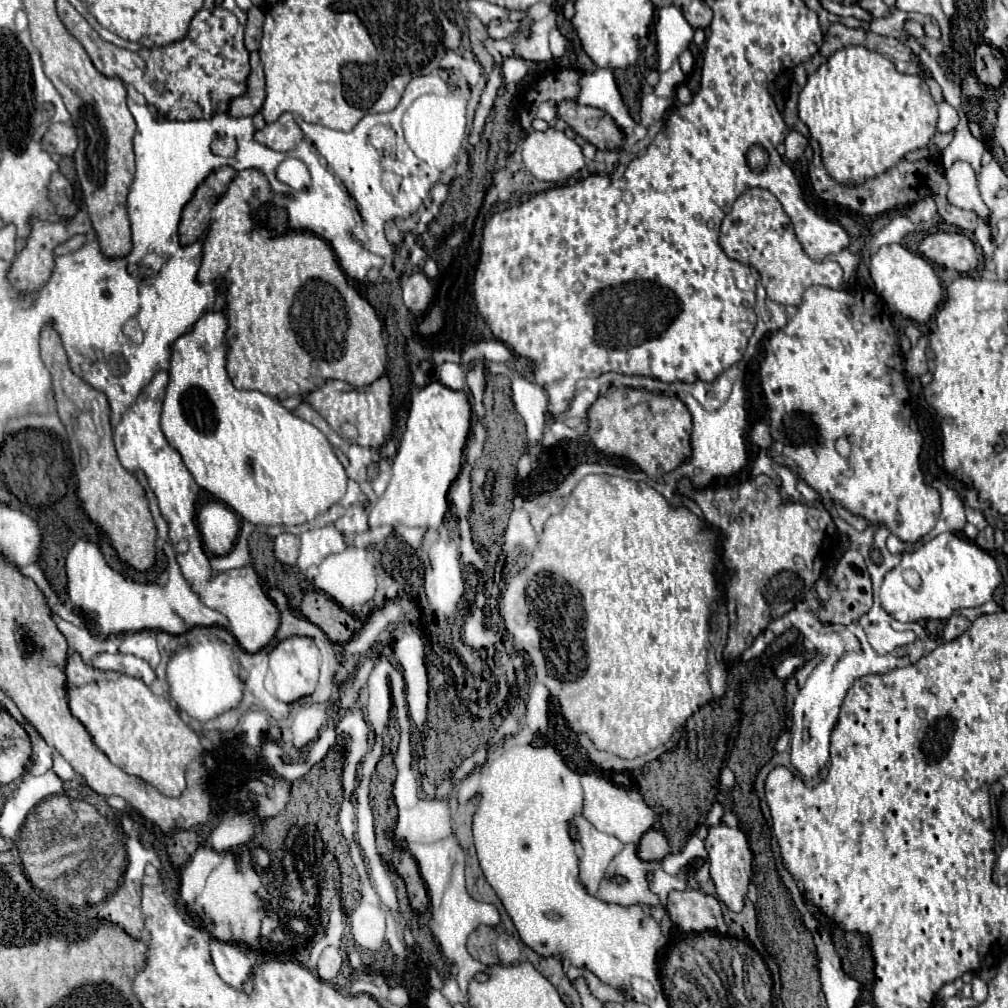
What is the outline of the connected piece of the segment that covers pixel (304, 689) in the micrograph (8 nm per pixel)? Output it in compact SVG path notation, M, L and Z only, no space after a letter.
M292 636L282 640L278 648L270 652L270 670L274 676L274 688L276 698L282 702L294 702L304 696L310 696L316 690L318 684L318 670L320 670L320 652L314 640L308 640L306 636Z

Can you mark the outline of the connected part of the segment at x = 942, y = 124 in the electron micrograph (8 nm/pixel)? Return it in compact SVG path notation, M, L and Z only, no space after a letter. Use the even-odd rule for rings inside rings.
M942 100L940 104L938 104L938 110L940 110L940 118L938 118L938 132L950 132L950 130L954 130L956 126L958 126L958 112L946 102L946 100Z

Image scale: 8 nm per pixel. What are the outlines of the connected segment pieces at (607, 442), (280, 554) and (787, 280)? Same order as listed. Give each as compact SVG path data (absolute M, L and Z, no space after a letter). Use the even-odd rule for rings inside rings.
M608 388L606 394L598 396L598 400L588 410L588 437L592 444L604 454L624 456L640 466L652 480L662 482L664 474L672 472L686 456L690 456L690 412L678 396L652 394L642 388Z
M290 532L280 534L274 542L274 554L282 564L288 564L288 566L296 564L298 550L300 550L300 538L290 534Z
M750 188L734 202L732 210L722 220L720 246L728 258L756 268L768 298L784 306L798 306L802 302L804 290L812 284L828 288L842 286L842 268L830 260L814 262L808 258L782 204L774 194L762 188Z

